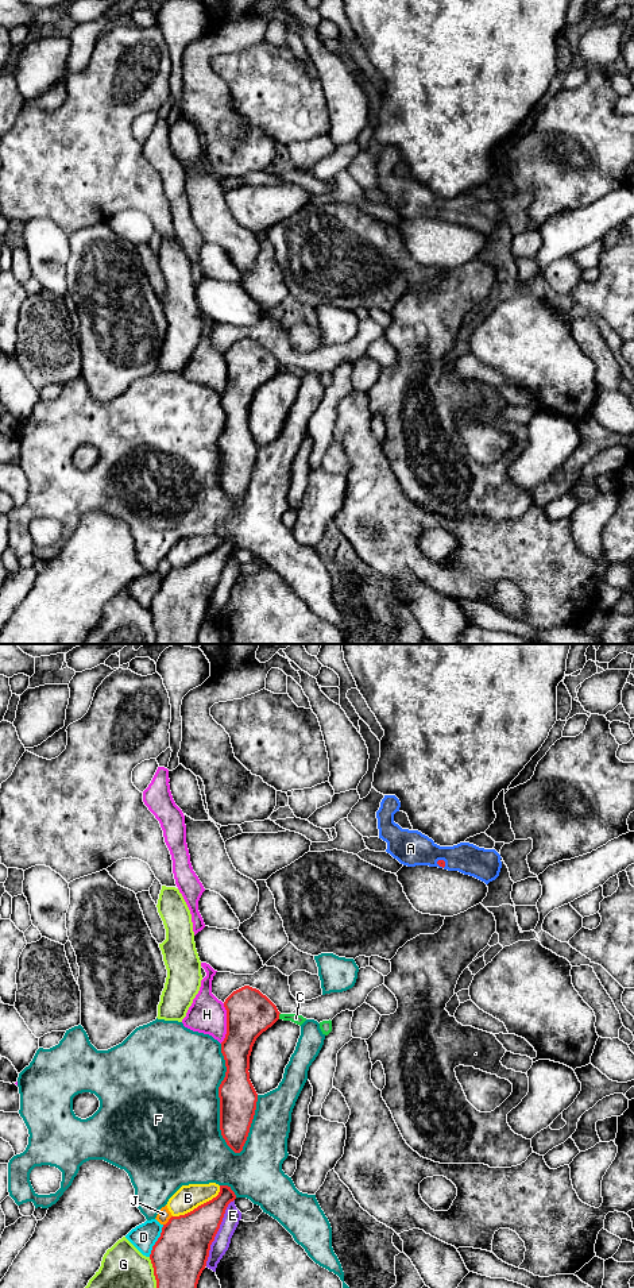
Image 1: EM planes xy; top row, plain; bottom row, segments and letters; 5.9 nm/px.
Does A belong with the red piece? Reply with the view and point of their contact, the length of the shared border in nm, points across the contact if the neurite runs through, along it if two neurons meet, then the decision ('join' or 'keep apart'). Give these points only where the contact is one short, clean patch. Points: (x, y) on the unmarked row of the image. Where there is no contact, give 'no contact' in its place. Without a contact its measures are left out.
xy (441, 218) | 70 nm | join

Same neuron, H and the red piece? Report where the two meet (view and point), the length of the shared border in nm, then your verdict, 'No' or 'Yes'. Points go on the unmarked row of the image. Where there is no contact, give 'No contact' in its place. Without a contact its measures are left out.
Touches red at xy (227, 376). Shared border 240 nm. No

